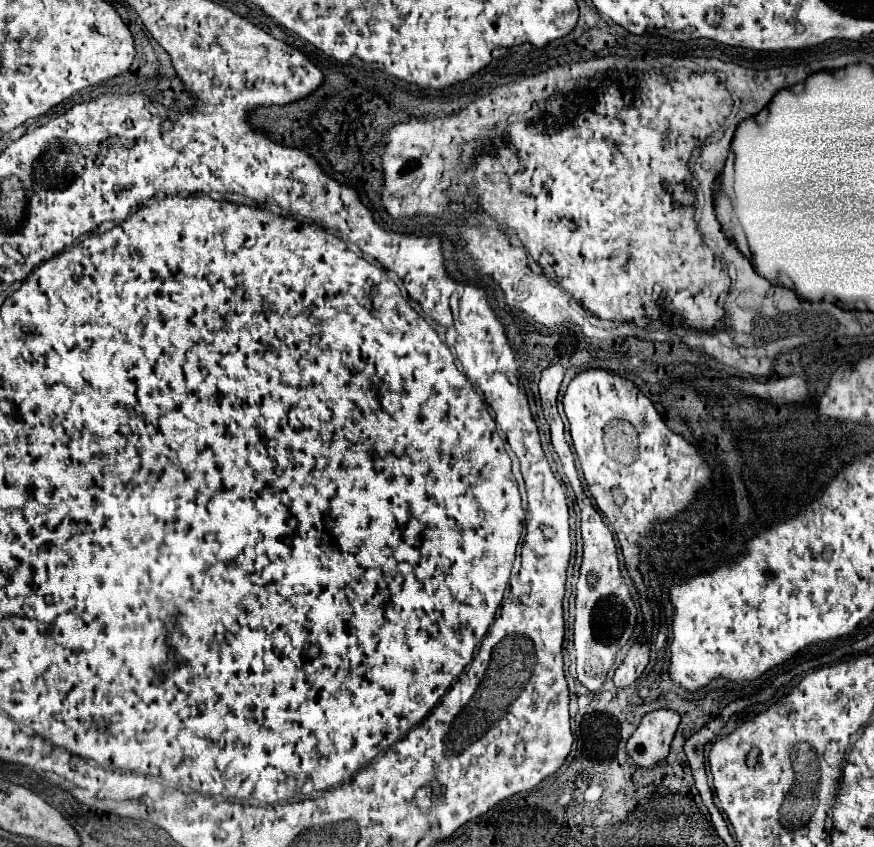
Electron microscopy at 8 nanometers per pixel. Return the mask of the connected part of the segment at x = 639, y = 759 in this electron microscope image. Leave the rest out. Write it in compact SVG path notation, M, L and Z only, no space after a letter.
M653 710L645 714L627 742L629 758L643 768L651 768L665 760L679 722L681 718L673 710Z

